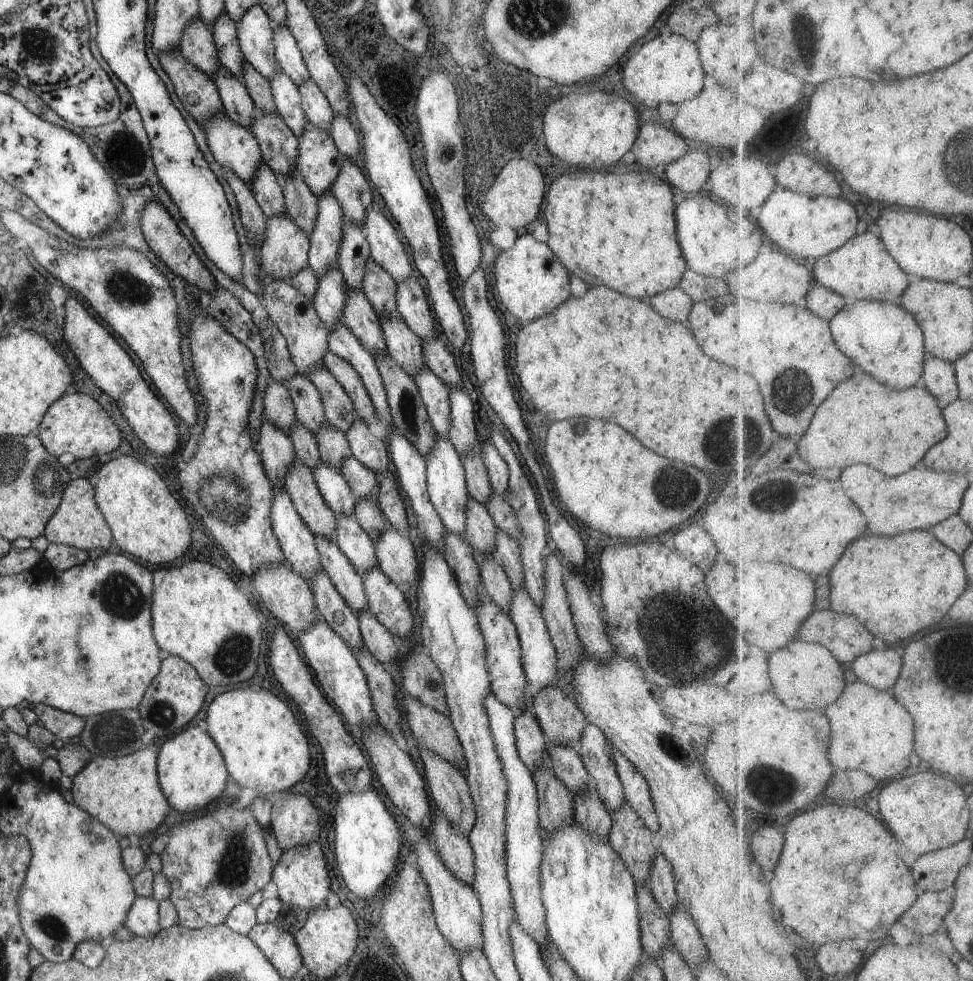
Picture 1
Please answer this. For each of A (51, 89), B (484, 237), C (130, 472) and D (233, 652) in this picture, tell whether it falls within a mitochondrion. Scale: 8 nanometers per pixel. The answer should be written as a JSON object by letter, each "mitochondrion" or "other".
{"A":"other","B":"other","C":"other","D":"mitochondrion"}

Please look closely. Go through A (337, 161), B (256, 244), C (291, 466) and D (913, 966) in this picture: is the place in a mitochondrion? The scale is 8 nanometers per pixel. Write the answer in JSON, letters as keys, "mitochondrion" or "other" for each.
{"A":"other","B":"other","C":"other","D":"other"}

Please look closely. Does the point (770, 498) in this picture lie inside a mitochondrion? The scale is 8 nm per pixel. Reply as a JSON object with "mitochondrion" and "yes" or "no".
{"mitochondrion":"yes"}

